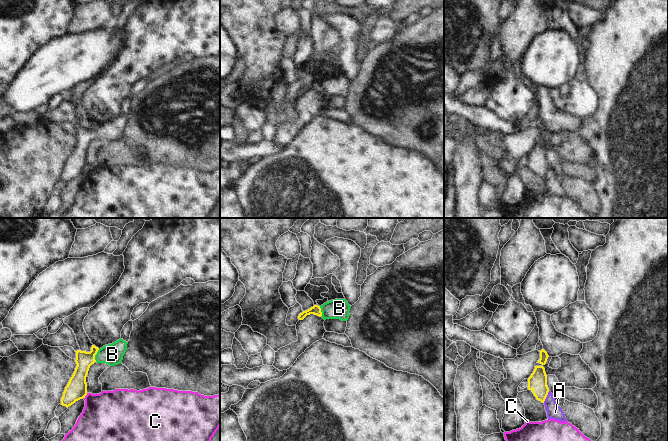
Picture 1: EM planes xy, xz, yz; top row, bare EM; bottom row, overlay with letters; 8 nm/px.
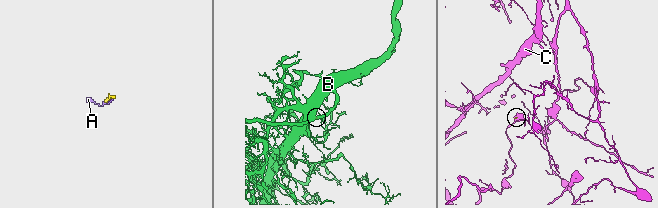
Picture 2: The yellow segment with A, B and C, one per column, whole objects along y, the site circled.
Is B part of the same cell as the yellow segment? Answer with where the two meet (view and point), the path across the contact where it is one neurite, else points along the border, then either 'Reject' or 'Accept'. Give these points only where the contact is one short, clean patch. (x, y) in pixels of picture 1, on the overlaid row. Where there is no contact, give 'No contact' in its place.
Touches yellow at xy (95, 354). Path across: xy (84, 360), (95, 354), (112, 354). Accept.

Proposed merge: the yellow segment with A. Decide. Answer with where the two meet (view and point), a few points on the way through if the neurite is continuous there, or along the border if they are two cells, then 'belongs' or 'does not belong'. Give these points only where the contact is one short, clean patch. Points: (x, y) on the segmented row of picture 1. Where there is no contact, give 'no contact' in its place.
yz (546, 396) | along yz (549, 390), (543, 402) | does not belong

